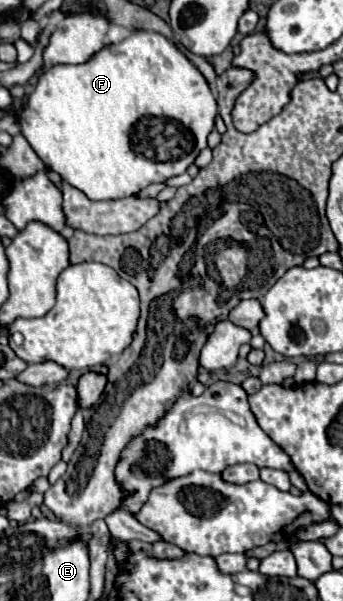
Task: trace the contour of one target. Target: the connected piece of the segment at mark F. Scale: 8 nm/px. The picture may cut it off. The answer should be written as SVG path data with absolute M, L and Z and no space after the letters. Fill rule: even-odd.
M135 31L83 65L57 65L43 73L31 93L31 101L19 113L19 125L45 165L89 199L103 201L131 197L151 183L165 183L169 177L185 173L201 149L207 147L207 137L215 129L215 117L217 101L199 69L165 35ZM161 149L171 153L169 161L159 159Z

